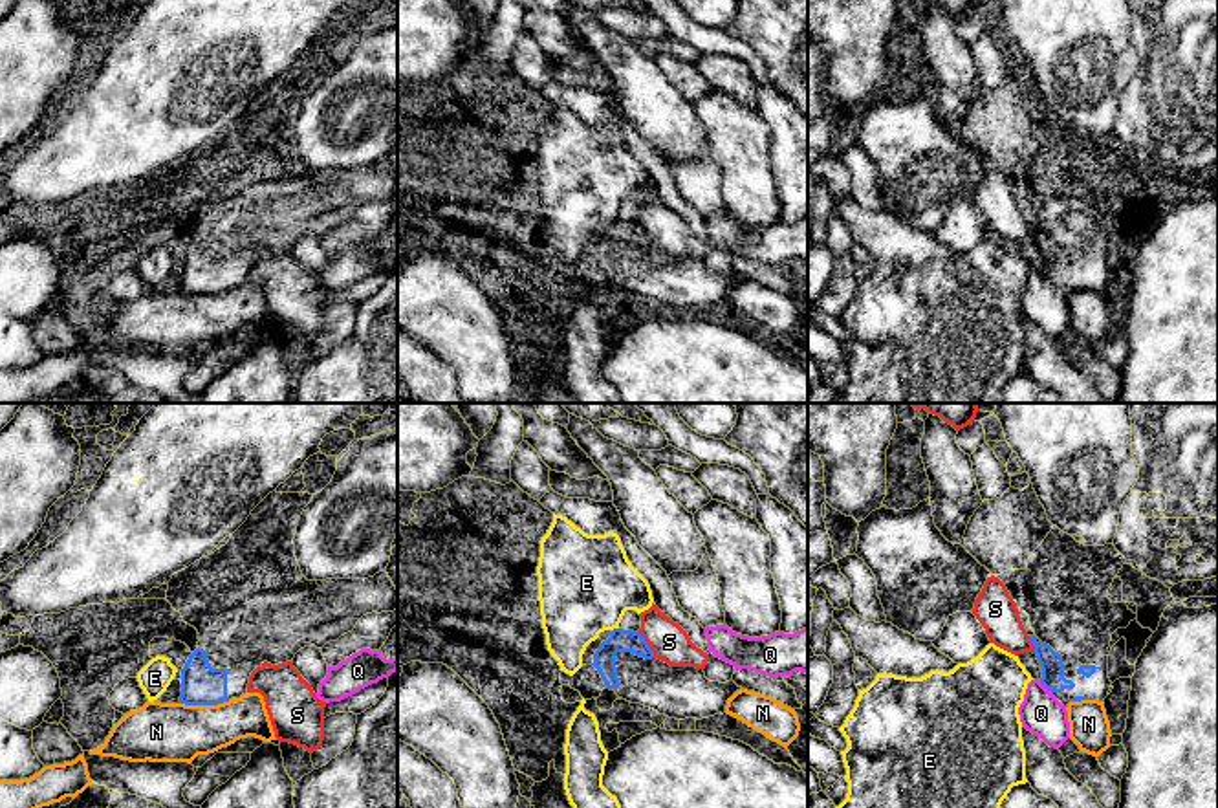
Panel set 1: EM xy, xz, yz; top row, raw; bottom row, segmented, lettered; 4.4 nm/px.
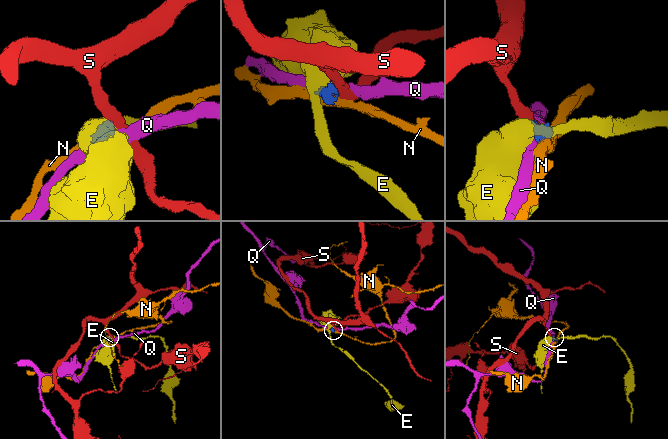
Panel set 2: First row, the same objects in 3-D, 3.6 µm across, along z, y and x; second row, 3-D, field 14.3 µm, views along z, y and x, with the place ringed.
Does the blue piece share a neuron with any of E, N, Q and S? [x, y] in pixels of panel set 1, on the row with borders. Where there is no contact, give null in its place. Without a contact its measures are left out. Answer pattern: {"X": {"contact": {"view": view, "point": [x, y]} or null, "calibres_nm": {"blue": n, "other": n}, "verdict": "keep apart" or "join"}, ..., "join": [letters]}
{"E": {"contact": {"view": "xz", "point": [614, 629]}, "calibres_nm": {"blue": 100, "other": 420}, "verdict": "keep apart"}, "N": {"contact": {"view": "xy", "point": [204, 704]}, "calibres_nm": {"blue": 180, "other": 260}, "verdict": "keep apart"}, "Q": {"contact": {"view": "yz", "point": [1046, 687]}, "calibres_nm": {"blue": 100, "other": 190}, "verdict": "keep apart"}, "S": {"contact": {"view": "xz", "point": [649, 645]}, "calibres_nm": {"blue": 100, "other": 170}, "verdict": "keep apart"}, "join": []}

